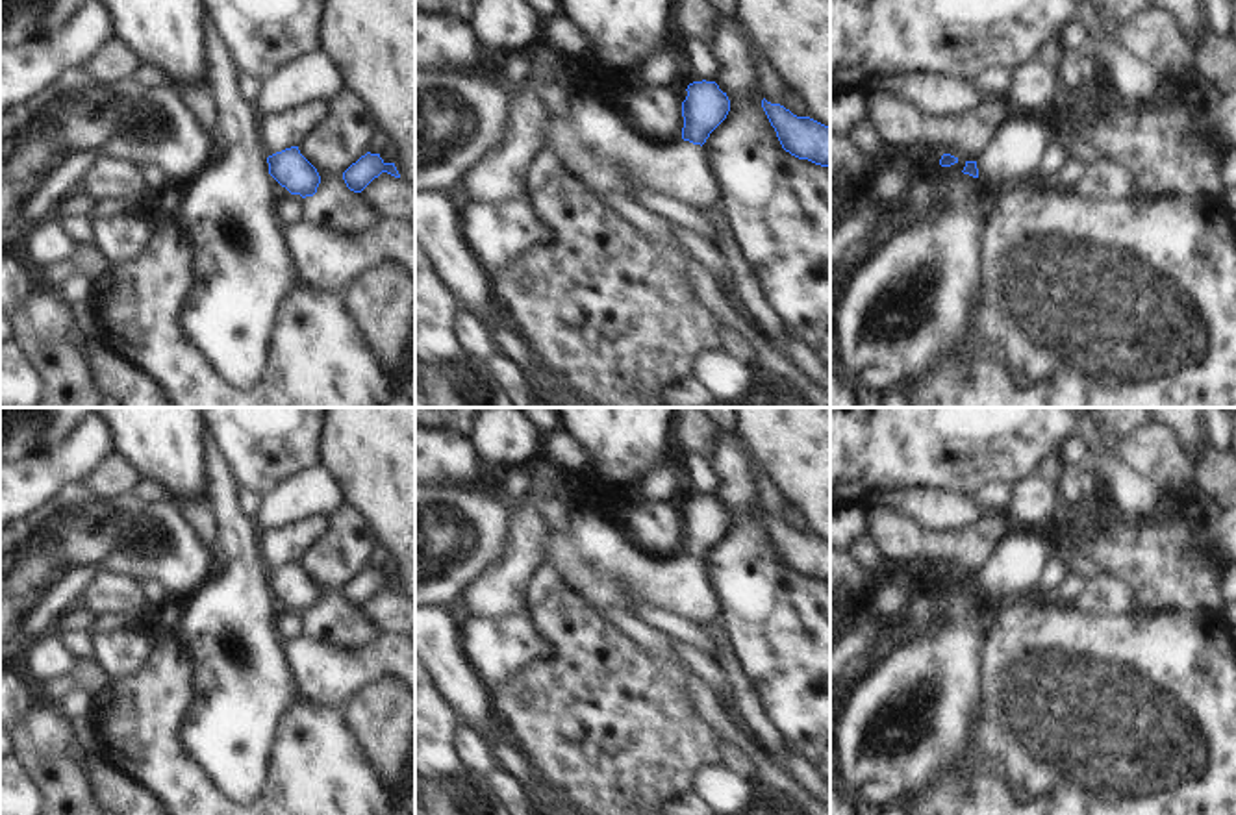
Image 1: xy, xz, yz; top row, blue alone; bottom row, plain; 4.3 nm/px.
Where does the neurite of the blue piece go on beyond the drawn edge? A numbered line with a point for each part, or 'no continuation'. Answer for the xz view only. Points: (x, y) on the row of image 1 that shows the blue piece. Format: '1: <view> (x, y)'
1: xz (593, 143)

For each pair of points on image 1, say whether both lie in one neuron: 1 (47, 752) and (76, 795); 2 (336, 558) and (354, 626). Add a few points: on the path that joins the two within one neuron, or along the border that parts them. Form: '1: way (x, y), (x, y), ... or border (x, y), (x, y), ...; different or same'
1: way (49, 764), (65, 784); same
2: way (334, 575), (334, 606), (338, 610); same

